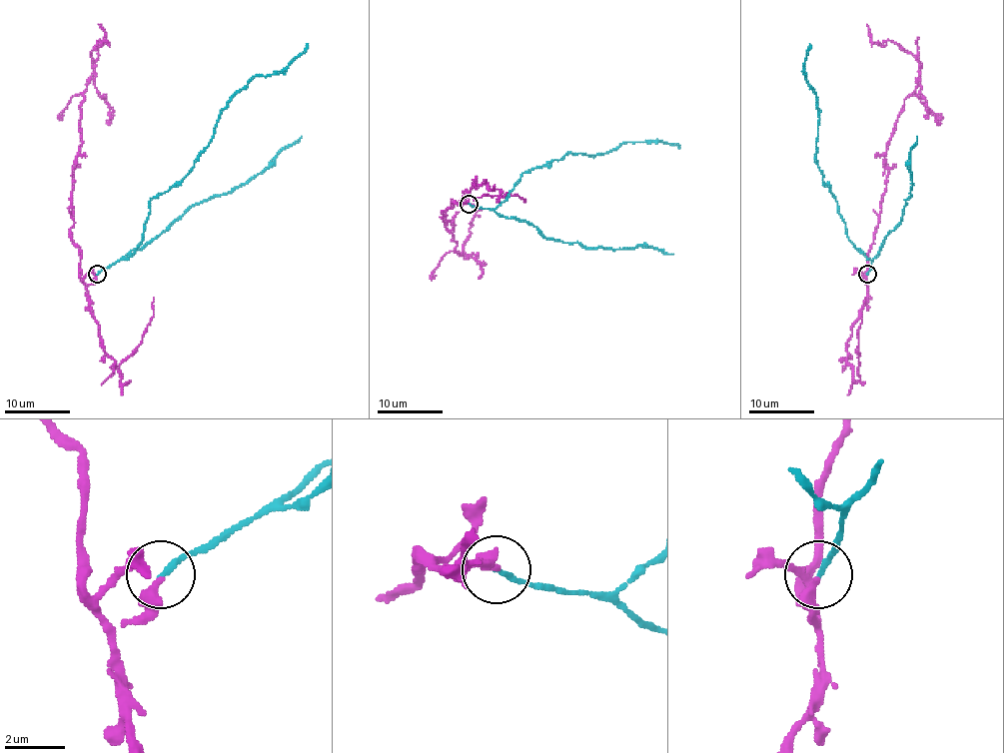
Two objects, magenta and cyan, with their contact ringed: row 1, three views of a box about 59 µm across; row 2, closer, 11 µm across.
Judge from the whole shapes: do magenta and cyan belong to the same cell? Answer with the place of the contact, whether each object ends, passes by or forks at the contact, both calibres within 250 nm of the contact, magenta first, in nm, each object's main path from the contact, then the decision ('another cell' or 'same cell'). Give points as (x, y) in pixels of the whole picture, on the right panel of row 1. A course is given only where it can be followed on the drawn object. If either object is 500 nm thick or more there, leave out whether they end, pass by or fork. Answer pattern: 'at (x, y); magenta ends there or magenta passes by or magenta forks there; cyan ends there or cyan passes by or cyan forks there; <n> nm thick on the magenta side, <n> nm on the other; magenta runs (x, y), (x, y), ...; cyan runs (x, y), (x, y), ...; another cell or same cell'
at (867, 274); magenta ends there; cyan ends there; 340 nm thick on the magenta side, 160 nm on the other; magenta runs (866, 275), (866, 284), (886, 187), (884, 153), (918, 76), (910, 53), (889, 40), (873, 42), (866, 24); cyan runs (866, 275), (871, 260), (850, 240), (837, 201), (816, 161), (819, 115), (813, 87), (804, 76), (809, 43); another cell

